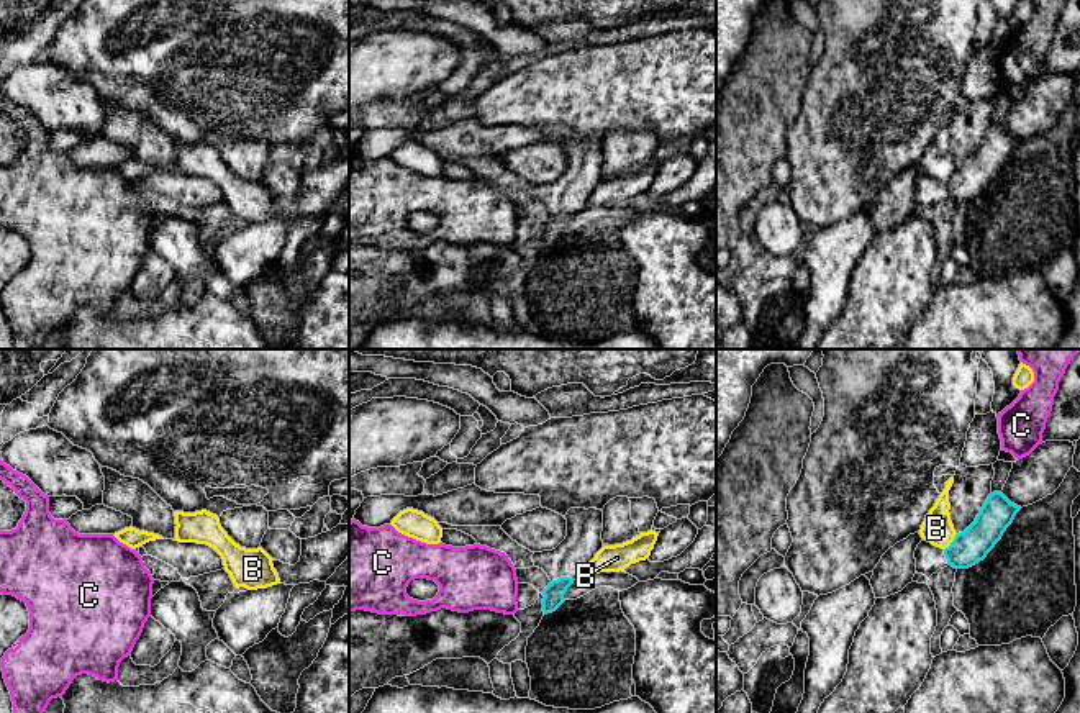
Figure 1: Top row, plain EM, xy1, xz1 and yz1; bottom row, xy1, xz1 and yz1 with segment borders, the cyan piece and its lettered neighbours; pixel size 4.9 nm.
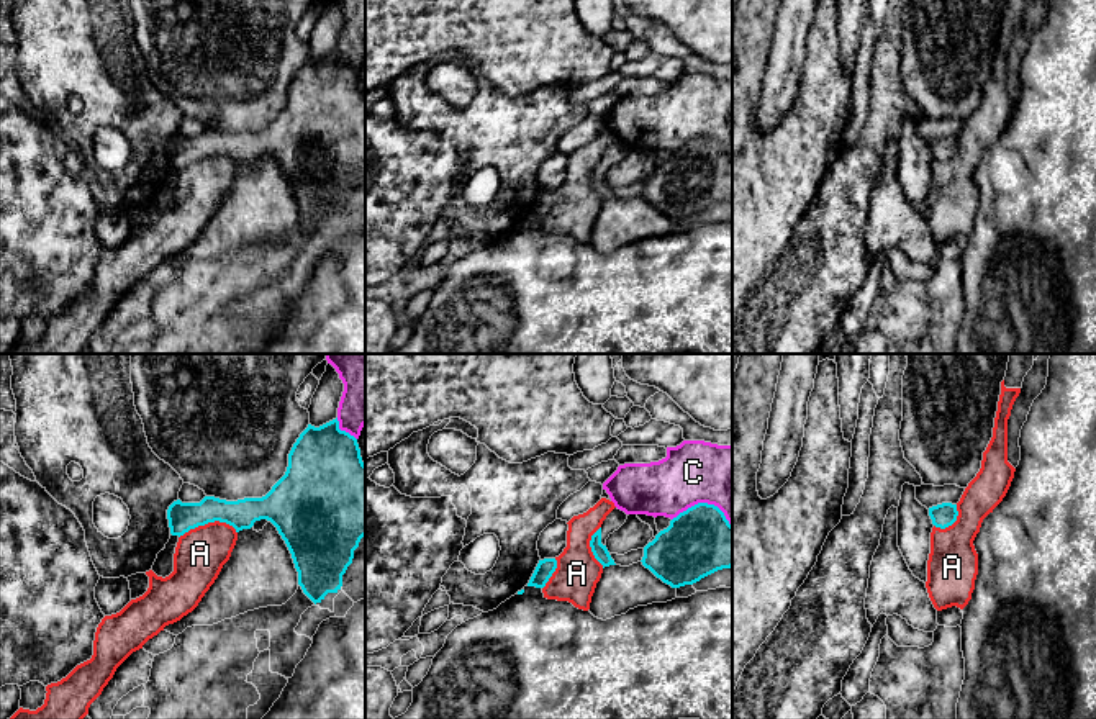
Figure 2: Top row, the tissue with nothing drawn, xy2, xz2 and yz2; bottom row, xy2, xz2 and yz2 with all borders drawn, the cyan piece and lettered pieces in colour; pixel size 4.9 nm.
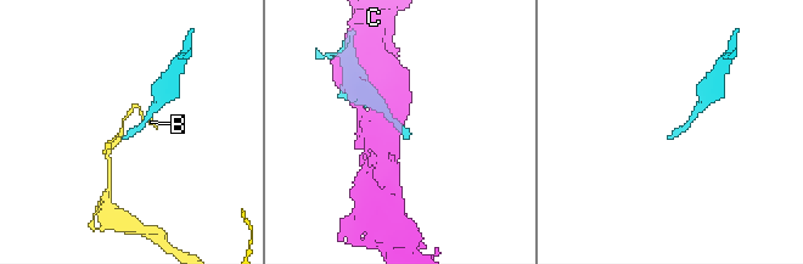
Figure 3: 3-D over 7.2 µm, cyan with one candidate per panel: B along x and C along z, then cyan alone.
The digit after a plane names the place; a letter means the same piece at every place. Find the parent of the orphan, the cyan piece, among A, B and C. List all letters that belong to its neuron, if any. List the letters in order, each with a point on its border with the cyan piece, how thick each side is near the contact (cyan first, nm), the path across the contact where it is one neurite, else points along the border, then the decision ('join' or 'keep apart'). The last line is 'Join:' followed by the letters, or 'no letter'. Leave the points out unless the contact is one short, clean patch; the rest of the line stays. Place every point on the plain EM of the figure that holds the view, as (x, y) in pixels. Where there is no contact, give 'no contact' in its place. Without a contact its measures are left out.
A: xy2 (207, 156) | 140/260 nm | keep apart
B: yz1 (952, 174) | 170/150 nm | along yz1 (956, 166), (944, 182) | keep apart
C: xz2 (705, 136) | 340/320 nm | keep apart
Join: no letter

